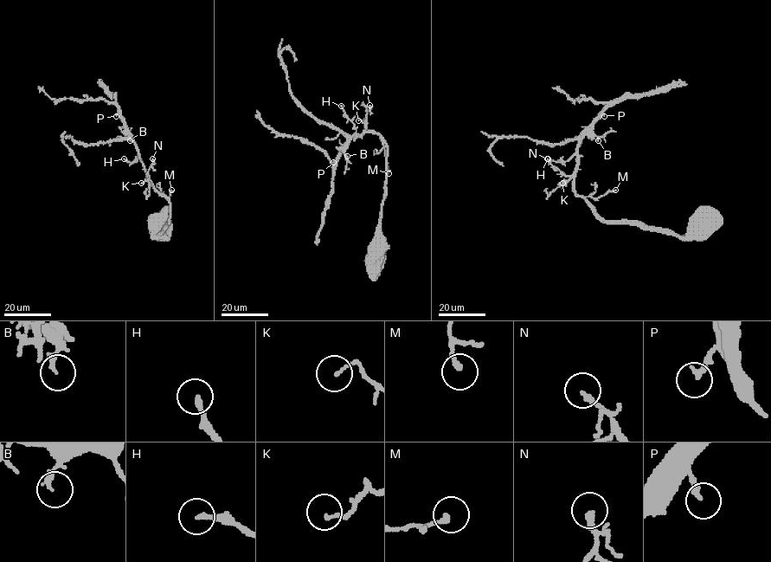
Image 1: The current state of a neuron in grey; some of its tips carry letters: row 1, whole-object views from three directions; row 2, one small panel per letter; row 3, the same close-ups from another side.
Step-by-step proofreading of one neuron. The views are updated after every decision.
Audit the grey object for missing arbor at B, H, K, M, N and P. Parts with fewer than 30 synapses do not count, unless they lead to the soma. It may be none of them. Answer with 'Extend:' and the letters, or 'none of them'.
Extend: none of them

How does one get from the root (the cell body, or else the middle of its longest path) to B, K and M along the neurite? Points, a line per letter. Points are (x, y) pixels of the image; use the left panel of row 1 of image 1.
B: (154, 221), (152, 233), (157, 235), (169, 222), (170, 203), (154, 189), (130, 134), (126, 136), (130, 140)
K: (154, 221), (152, 233), (157, 235), (169, 222), (170, 203), (154, 189), (148, 177), (148, 180), (141, 183)
M: (154, 221), (152, 233), (157, 235), (169, 222), (170, 203), (164, 197), (170, 197), (171, 190)

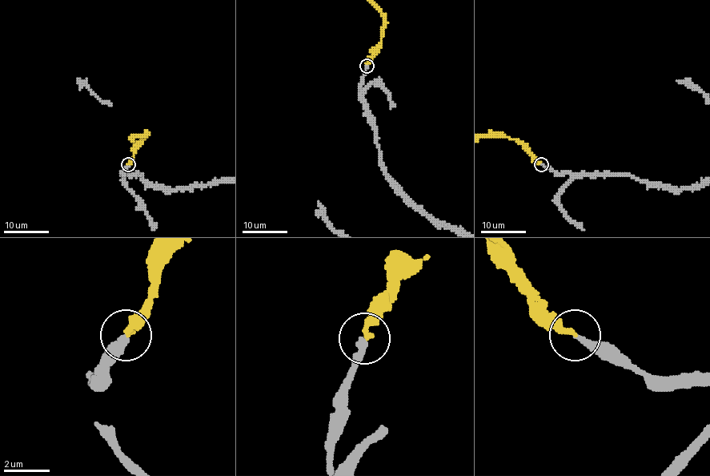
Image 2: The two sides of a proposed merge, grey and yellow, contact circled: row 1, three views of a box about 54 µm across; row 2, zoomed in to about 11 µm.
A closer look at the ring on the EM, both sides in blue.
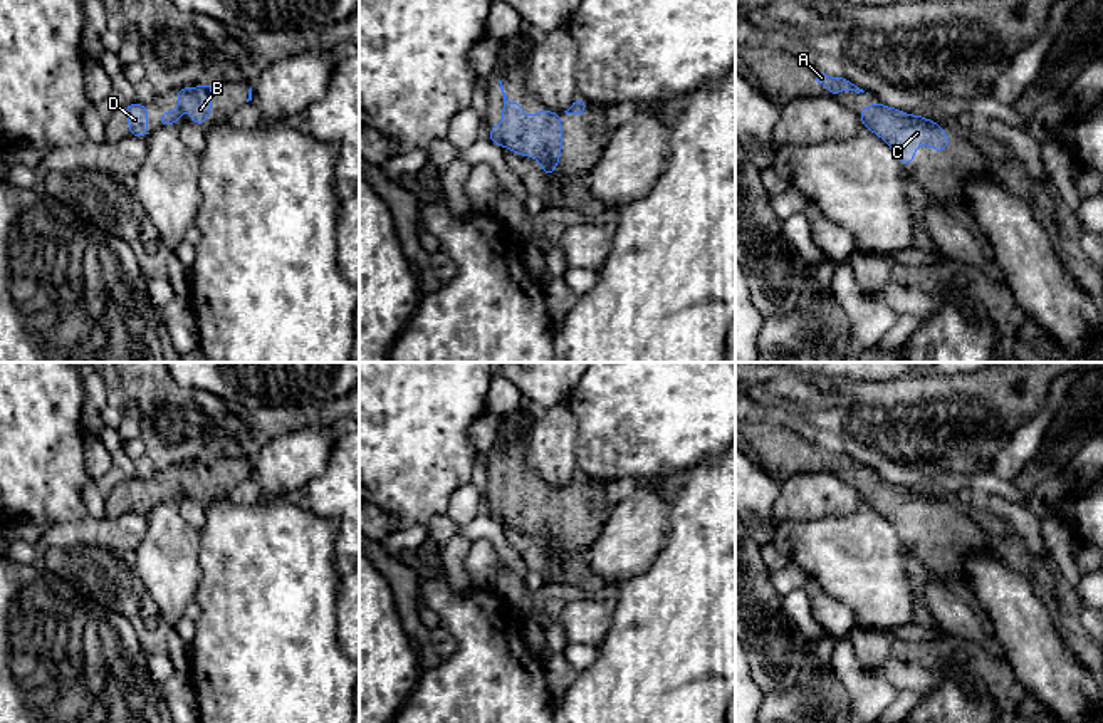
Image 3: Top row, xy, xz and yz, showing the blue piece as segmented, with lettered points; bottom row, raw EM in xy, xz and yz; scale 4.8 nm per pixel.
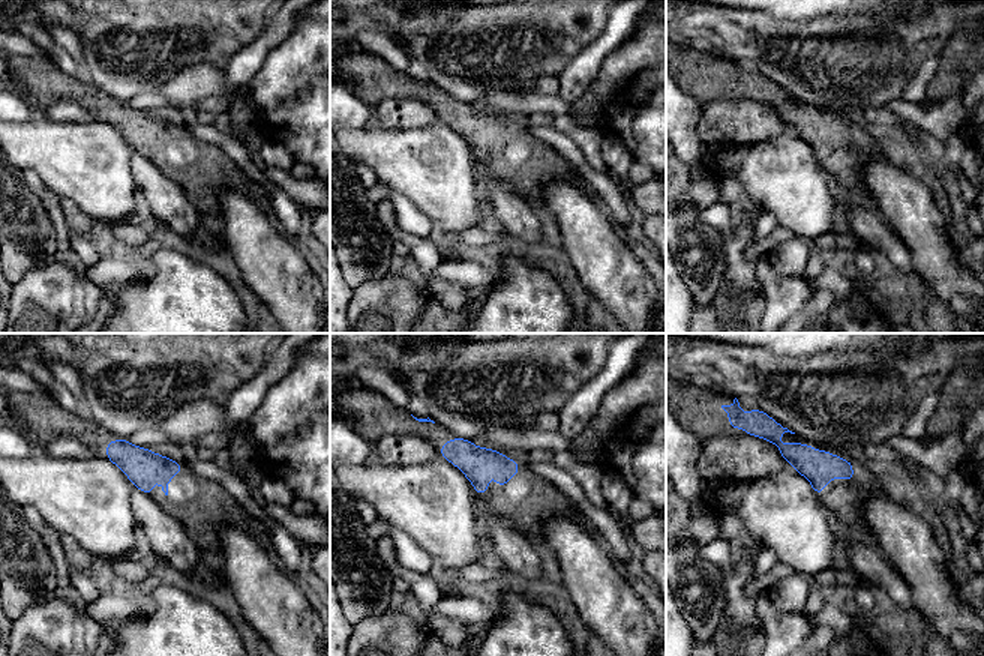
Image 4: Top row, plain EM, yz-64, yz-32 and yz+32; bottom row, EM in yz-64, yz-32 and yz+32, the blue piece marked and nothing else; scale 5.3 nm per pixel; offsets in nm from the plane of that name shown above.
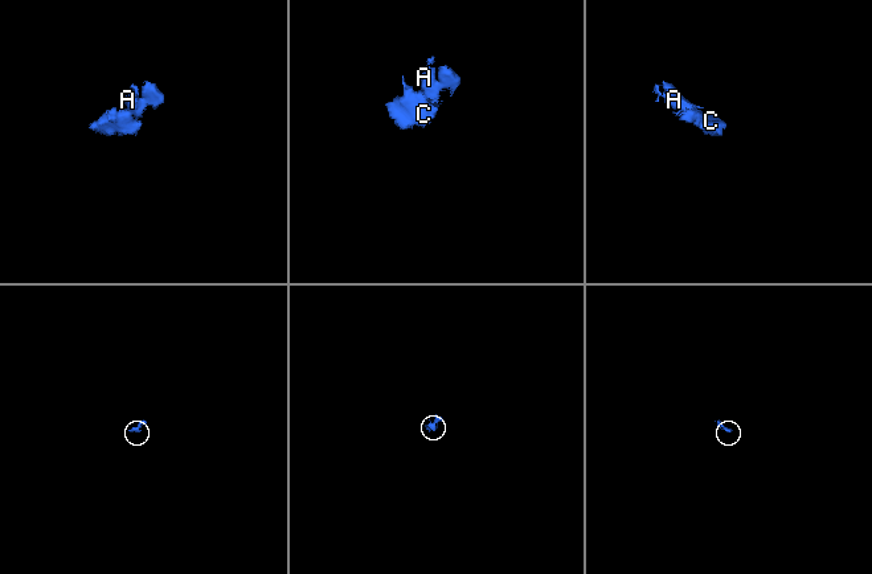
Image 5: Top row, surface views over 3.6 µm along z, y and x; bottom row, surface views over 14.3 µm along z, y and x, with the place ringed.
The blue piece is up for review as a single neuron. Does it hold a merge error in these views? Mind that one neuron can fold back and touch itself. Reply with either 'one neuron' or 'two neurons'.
one neuron

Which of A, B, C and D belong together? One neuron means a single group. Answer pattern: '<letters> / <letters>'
A B C D

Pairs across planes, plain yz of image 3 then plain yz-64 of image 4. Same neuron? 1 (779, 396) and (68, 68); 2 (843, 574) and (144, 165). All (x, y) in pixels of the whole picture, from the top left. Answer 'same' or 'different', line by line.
1: same
2: different

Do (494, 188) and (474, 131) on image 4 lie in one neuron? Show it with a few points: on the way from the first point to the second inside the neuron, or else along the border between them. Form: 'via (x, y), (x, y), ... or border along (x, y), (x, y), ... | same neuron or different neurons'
border along (476, 156), (512, 189) | different neurons

